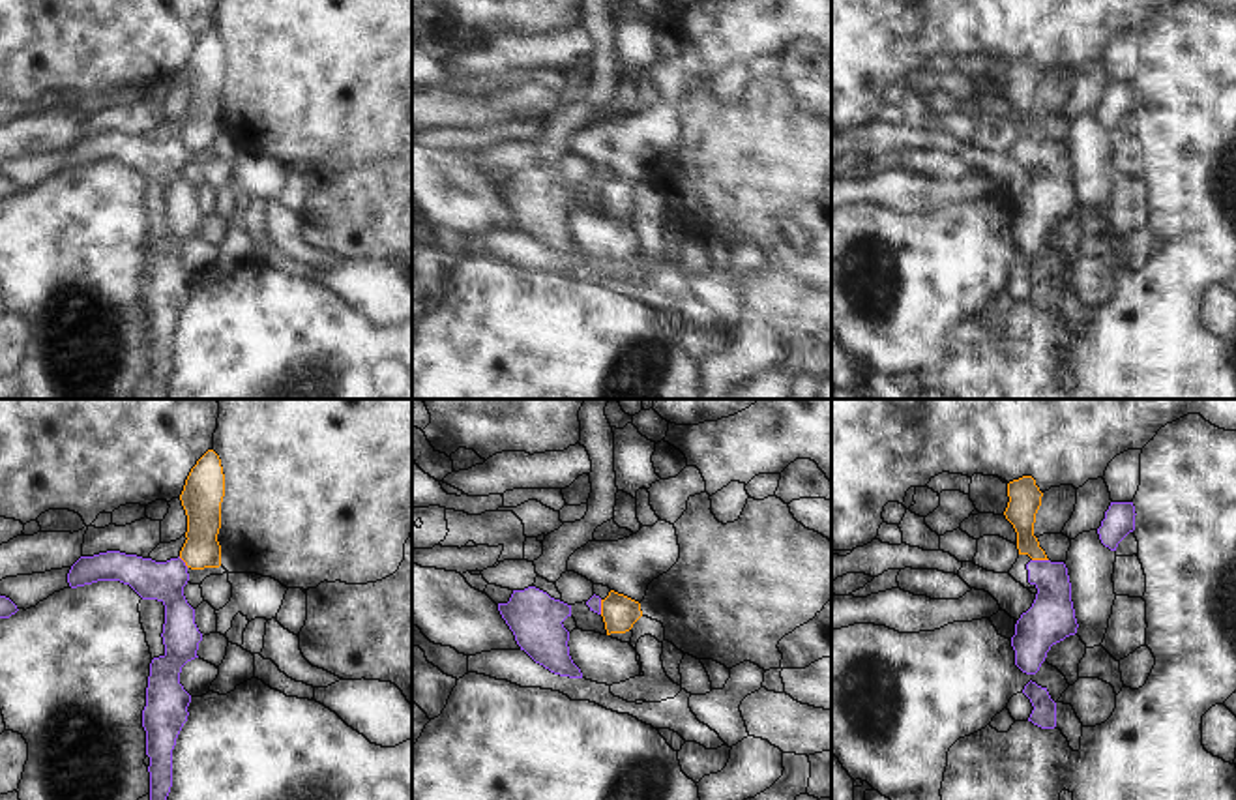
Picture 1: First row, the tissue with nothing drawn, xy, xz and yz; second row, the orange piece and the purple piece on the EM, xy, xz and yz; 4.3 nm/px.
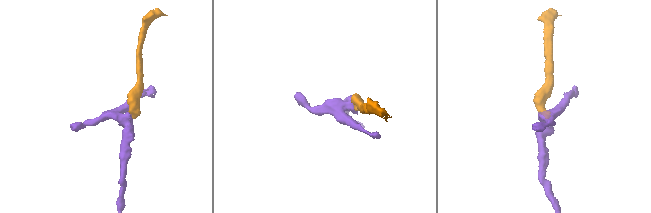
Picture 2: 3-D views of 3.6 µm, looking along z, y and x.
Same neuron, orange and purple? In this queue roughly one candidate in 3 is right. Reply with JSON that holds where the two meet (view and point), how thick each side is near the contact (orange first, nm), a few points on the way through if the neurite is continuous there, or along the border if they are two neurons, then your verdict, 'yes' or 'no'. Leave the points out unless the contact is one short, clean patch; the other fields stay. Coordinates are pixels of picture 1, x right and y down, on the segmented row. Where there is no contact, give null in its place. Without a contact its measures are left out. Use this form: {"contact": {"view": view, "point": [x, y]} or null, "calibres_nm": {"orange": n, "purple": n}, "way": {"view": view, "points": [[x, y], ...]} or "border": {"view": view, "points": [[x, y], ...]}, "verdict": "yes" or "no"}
{"contact": {"view": "yz", "point": [1040, 559]}, "calibres_nm": {"orange": 130, "purple": 190}, "border": {"view": "yz", "points": [[1032, 559], [1047, 561]]}, "verdict": "no"}

